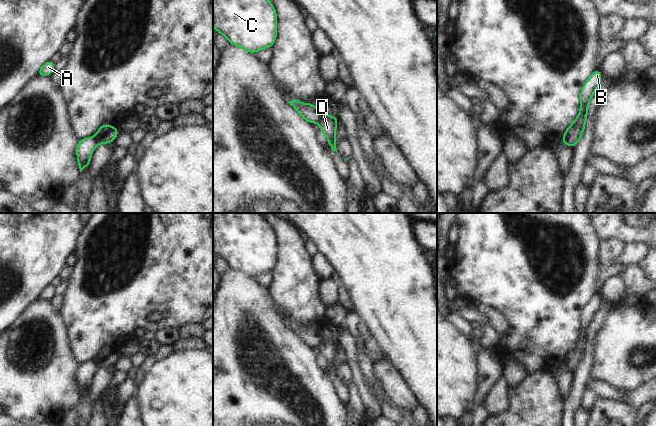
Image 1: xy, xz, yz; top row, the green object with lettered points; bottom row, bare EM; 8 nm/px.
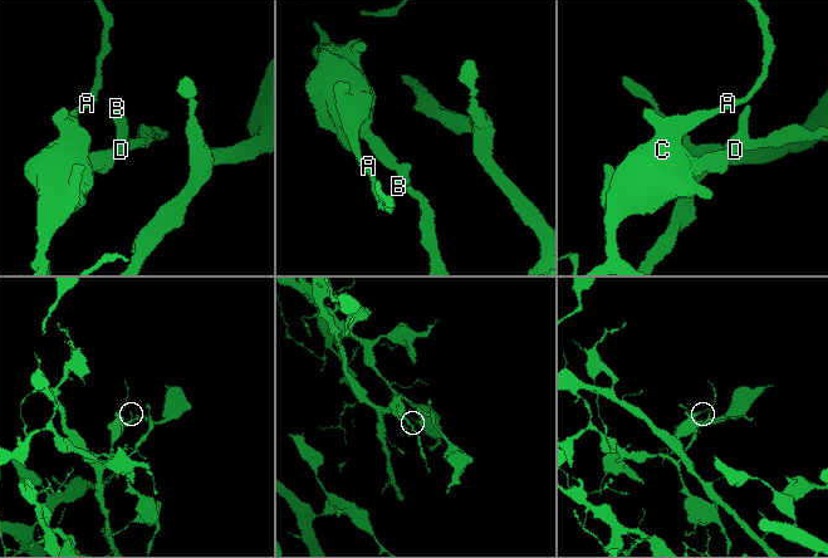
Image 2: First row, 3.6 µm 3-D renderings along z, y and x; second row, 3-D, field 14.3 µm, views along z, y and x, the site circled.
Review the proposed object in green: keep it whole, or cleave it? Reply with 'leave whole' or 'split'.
split

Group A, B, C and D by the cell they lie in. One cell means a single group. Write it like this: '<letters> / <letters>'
A C / B D

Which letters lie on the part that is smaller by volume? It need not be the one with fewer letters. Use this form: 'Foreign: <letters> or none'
Foreign: B, D

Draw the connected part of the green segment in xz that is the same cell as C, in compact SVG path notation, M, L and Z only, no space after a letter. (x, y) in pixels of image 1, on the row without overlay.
M213 213L213 250L229 267L254 278L271 272L277 262L277 236L271 225L259 213Z

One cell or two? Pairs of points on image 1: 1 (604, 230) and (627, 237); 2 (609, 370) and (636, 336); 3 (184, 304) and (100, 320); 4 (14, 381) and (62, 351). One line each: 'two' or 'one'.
1: one
2: one
3: one
4: one

